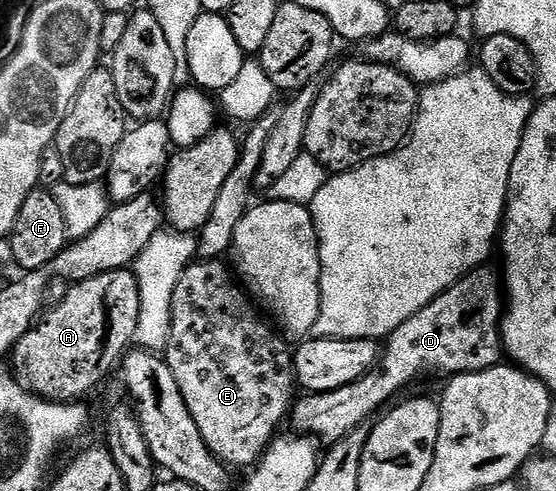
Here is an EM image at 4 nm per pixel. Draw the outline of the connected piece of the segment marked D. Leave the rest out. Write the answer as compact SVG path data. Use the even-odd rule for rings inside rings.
M488 264L476 267L465 278L446 288L446 292L430 300L422 312L414 312L406 324L398 324L396 331L383 343L380 357L369 374L363 374L354 384L346 384L346 388L334 392L305 393L300 396L304 398L297 397L290 411L290 422L300 429L297 431L331 444L367 423L367 418L375 410L383 411L399 390L427 374L455 376L501 365L506 358L502 333L506 302L502 297L501 275L497 271L495 274L490 267Z

